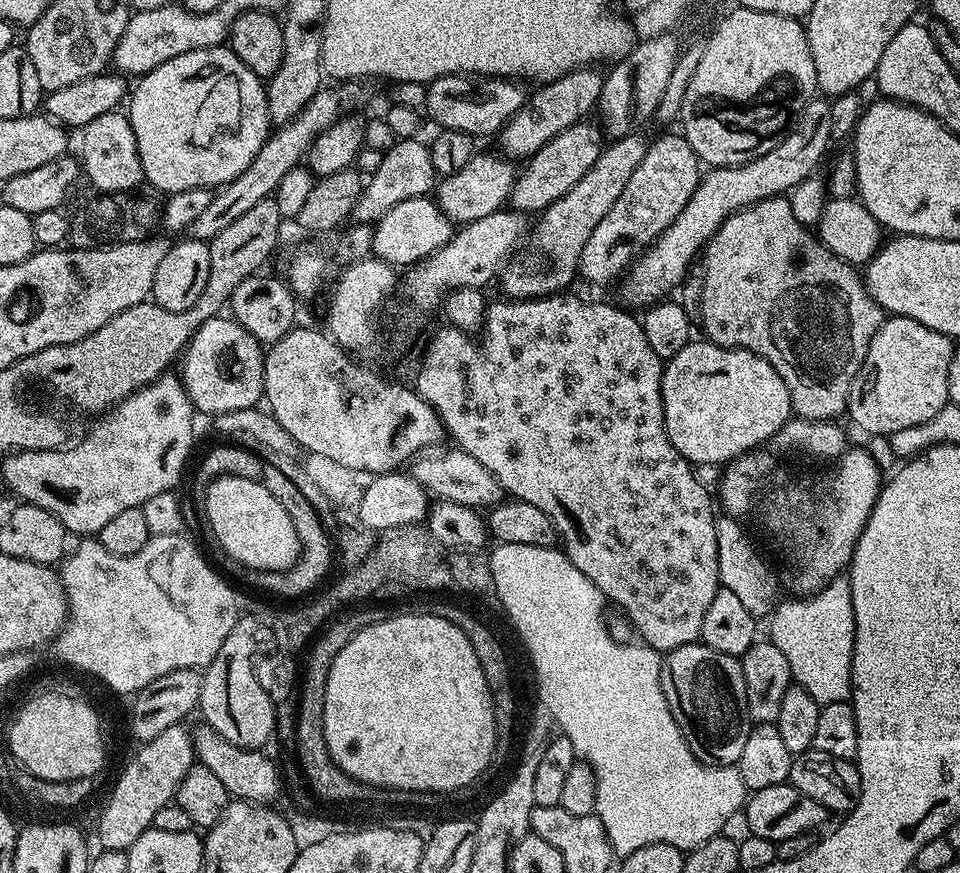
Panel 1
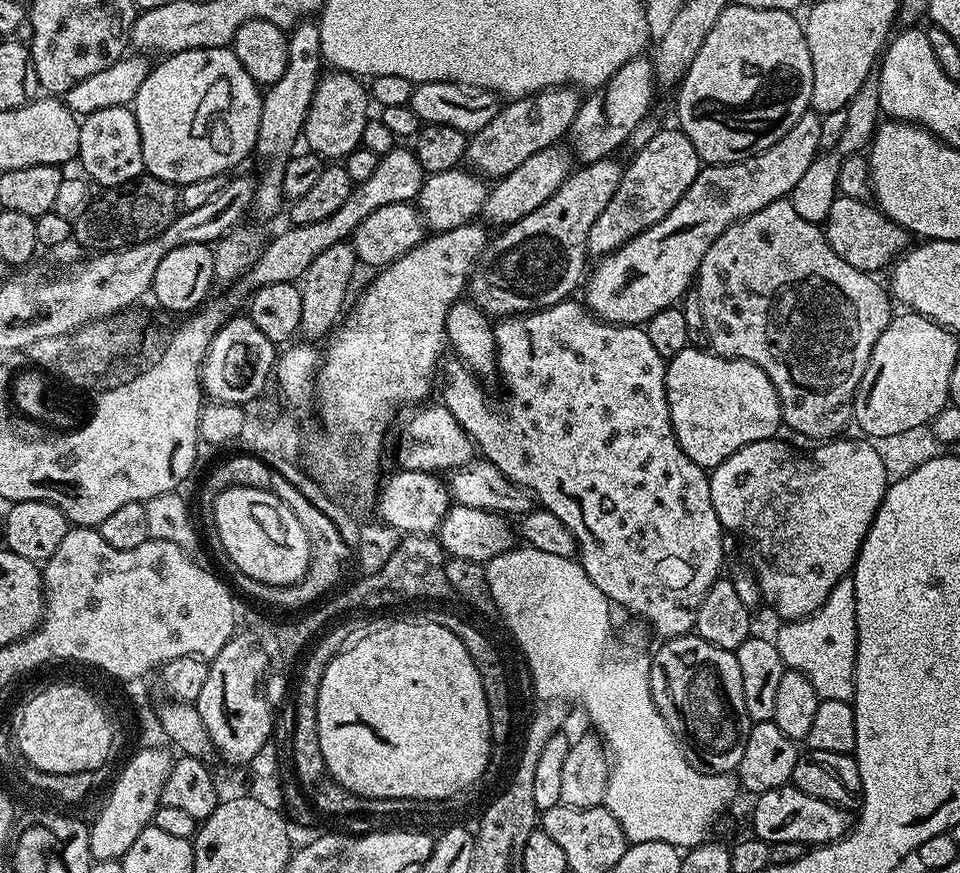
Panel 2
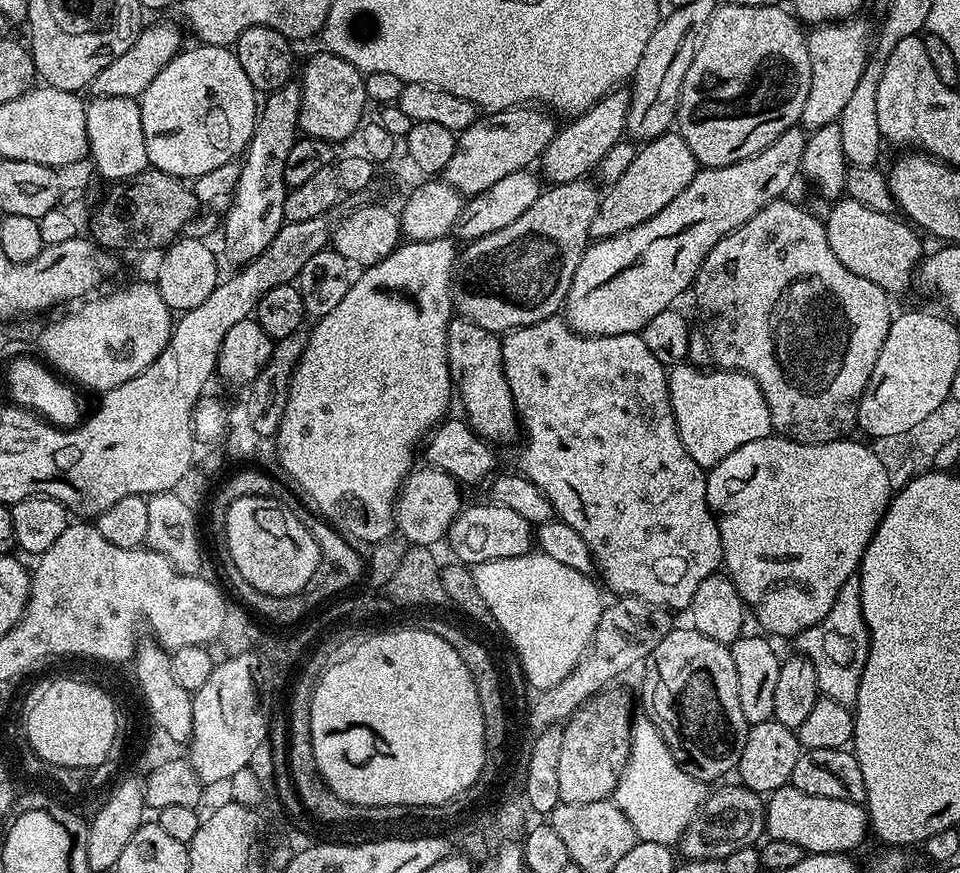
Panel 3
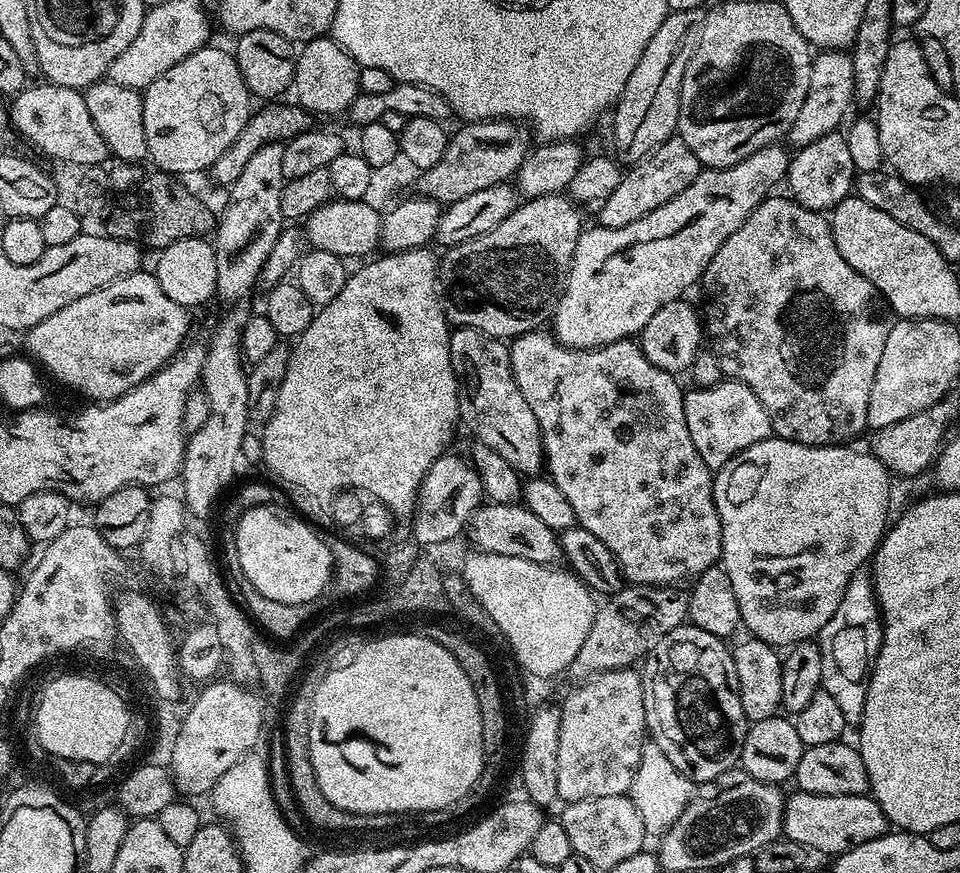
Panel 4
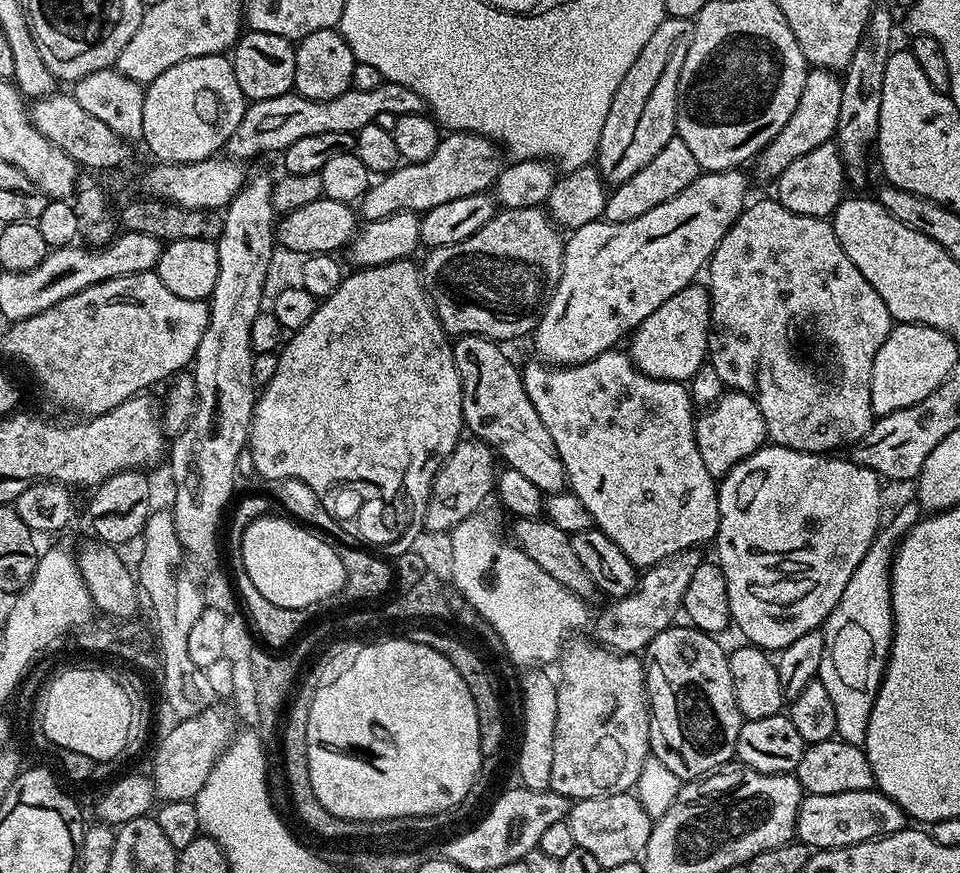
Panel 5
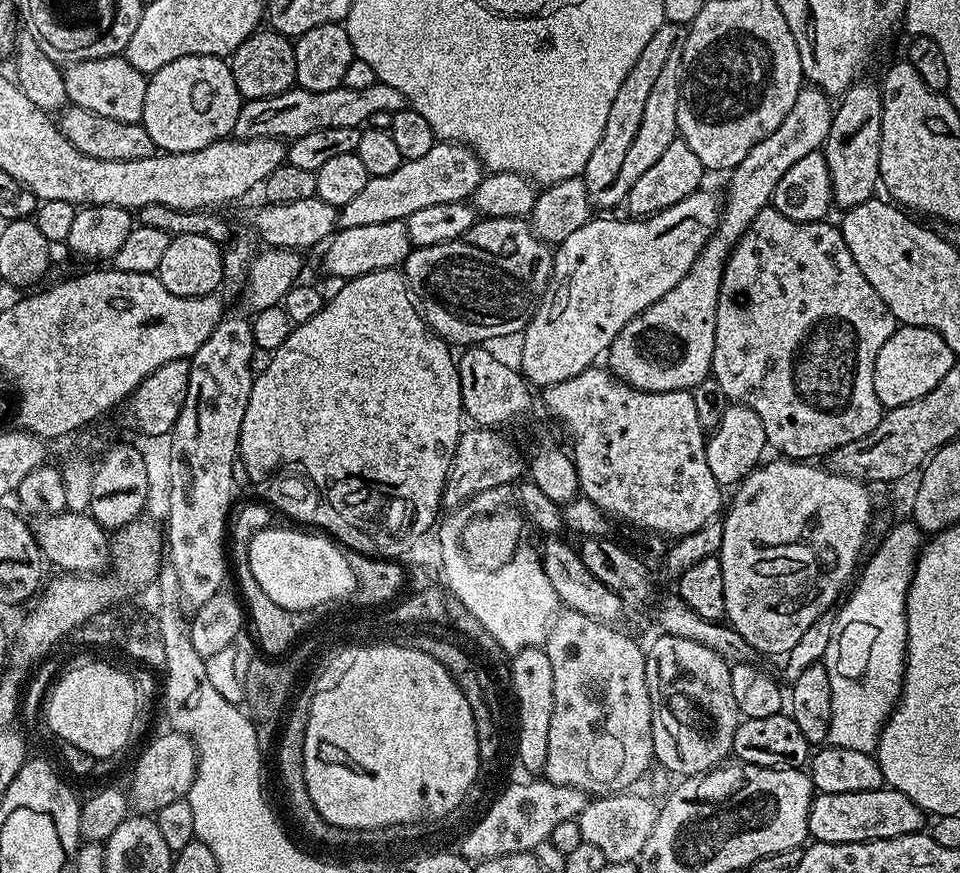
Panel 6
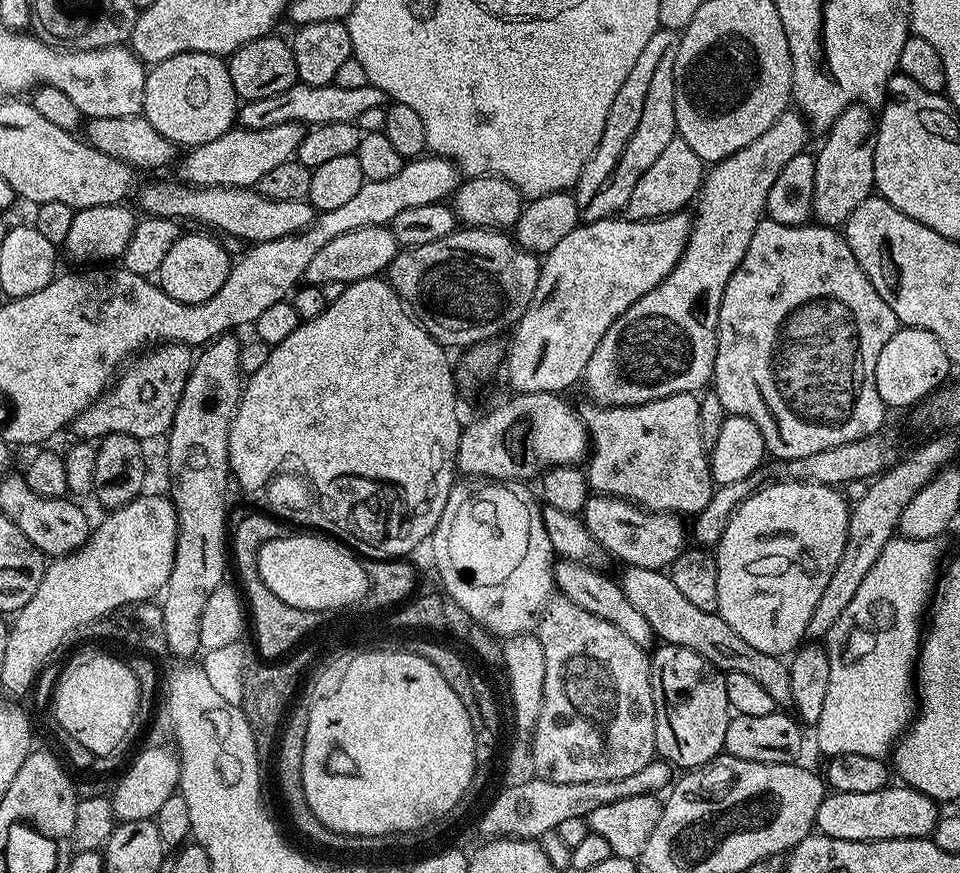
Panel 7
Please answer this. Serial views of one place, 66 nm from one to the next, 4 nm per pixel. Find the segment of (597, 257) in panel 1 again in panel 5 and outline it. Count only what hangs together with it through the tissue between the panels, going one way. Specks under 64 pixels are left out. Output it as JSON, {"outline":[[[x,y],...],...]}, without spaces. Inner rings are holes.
{"outline":[[[674,138],[666,142],[660,153],[651,162],[646,162],[646,166],[642,166],[642,170],[638,170],[634,178],[626,178],[626,182],[615,185],[607,193],[603,219],[609,220],[612,224],[621,224],[634,218],[642,218],[642,214],[654,210],[654,206],[662,206],[662,202],[682,194],[682,190],[686,190],[686,186],[690,186],[690,182],[694,182],[701,172],[698,158],[694,158],[690,146]]]}

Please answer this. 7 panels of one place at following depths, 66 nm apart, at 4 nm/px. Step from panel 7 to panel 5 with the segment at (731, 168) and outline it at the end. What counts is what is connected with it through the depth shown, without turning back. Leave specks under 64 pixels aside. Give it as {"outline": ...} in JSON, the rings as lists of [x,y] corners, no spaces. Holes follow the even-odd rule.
{"outline":[[[812,68],[806,78],[806,86],[802,86],[802,98],[790,114],[790,122],[782,126],[782,130],[755,157],[756,172],[768,182],[775,181],[777,176],[794,162],[794,158],[802,158],[810,150],[829,143],[835,137],[838,126],[838,113],[842,110],[842,80],[835,71],[827,68]],[[689,286],[683,288],[674,298],[662,302],[650,318],[646,318],[631,333],[632,345],[626,348],[632,363],[639,372],[659,380],[679,380],[687,382],[698,371],[708,355],[708,337],[712,327],[707,287]]]}

